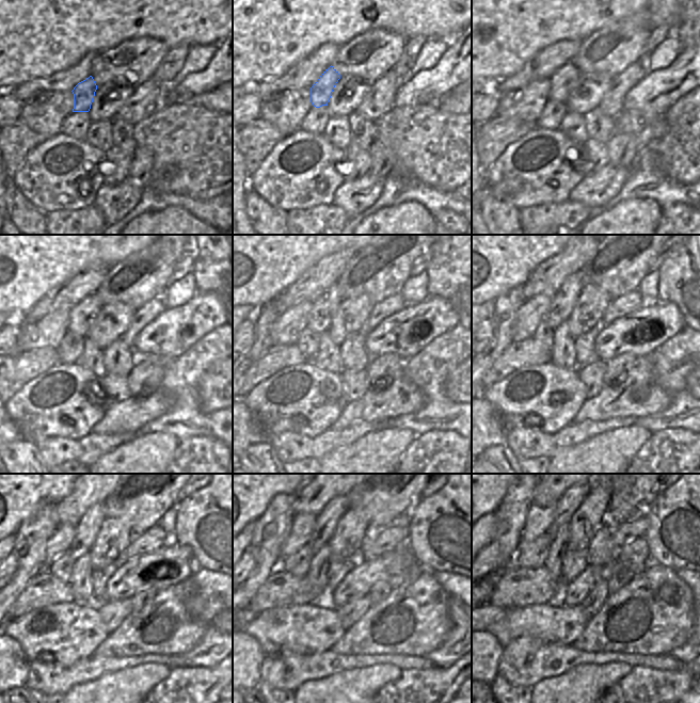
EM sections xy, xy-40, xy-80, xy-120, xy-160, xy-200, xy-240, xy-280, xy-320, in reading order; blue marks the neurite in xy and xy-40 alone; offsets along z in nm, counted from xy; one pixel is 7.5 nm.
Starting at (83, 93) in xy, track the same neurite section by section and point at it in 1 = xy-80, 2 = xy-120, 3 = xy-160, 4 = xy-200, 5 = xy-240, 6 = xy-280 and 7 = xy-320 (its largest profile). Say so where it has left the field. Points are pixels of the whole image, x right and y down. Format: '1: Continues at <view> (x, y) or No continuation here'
1: Continues at xy-80 (563, 79)
2: Continues at xy-120 (81, 317)
3: Continues at xy-160 (323, 309)
4: Continues at xy-200 (563, 302)
5: Continues at xy-240 (86, 530)
6: Continues at xy-280 (328, 520)
7: Continues at xy-320 (570, 501)

